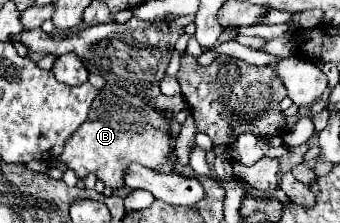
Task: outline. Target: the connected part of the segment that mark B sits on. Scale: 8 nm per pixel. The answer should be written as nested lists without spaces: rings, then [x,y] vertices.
[[[106,84],[94,98],[88,120],[66,140],[60,160],[72,168],[78,178],[94,172],[106,186],[120,188],[128,164],[140,162],[146,168],[160,168],[170,158],[174,144],[166,128],[166,120],[162,120],[142,96],[130,96],[130,92],[118,88],[118,84]]]

